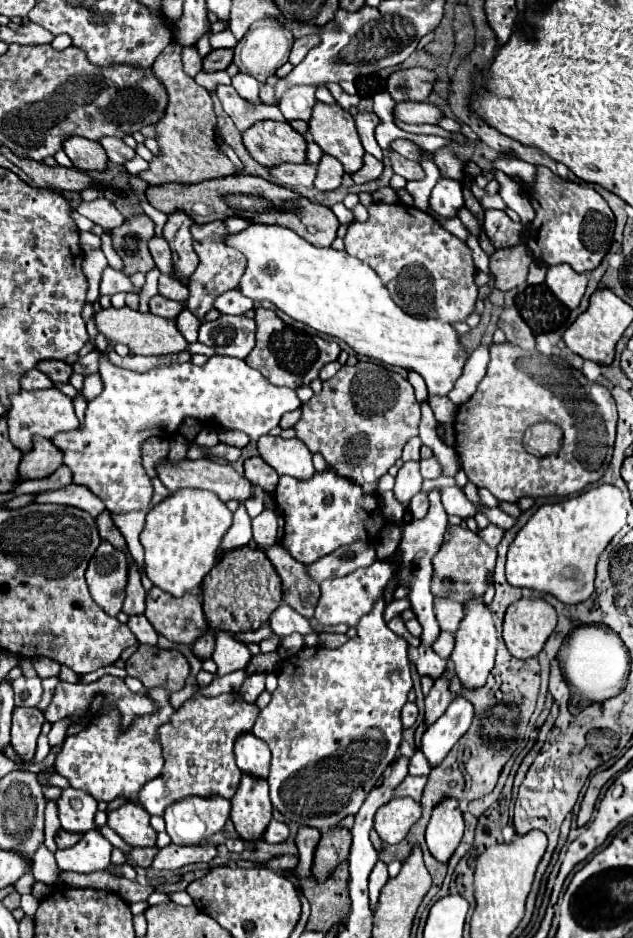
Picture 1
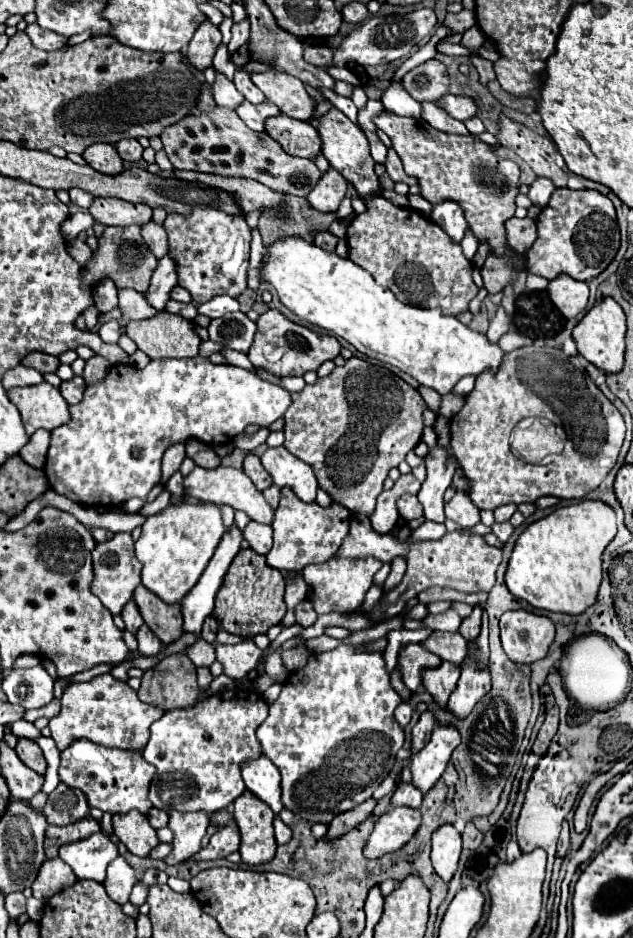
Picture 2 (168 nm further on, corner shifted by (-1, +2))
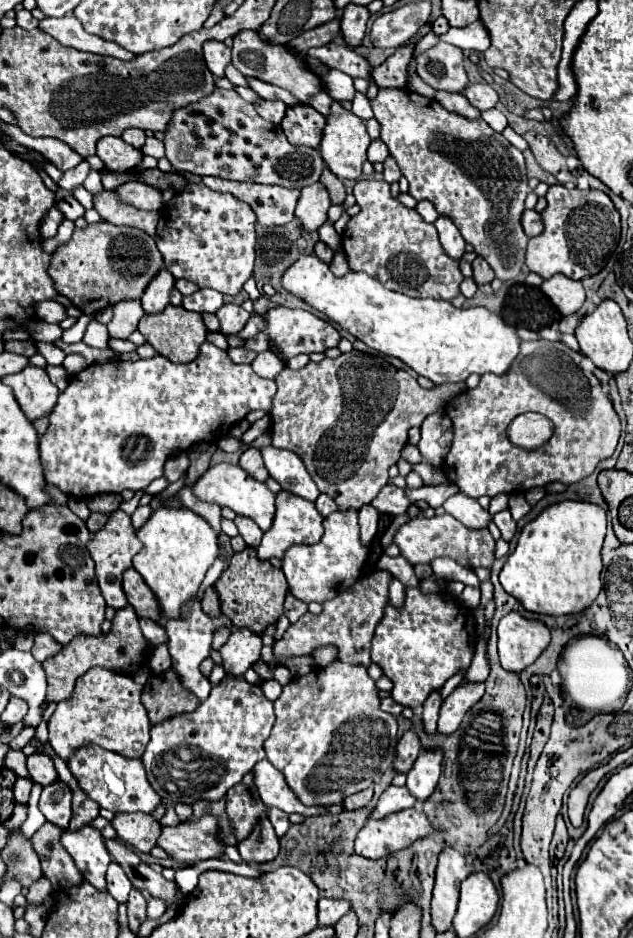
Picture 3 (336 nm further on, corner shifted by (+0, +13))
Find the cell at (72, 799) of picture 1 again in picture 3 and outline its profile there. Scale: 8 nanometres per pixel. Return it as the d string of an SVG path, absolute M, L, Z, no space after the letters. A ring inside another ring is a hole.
M57 781L49 787L43 787L41 799L39 799L39 809L45 815L45 819L61 829L69 827L71 819L71 789Z

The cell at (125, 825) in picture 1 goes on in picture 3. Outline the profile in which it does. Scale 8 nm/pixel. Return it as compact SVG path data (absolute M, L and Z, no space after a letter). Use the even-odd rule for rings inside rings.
M117 813L111 825L117 831L117 837L133 845L141 853L149 853L155 847L161 825L147 813Z

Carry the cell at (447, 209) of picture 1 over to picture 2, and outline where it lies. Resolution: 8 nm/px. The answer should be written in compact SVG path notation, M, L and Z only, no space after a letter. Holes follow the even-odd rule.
M438 202L432 206L432 214L430 218L454 240L454 242L460 242L466 228L468 228L468 222L466 222L466 216L464 216L464 210L456 204L456 202Z

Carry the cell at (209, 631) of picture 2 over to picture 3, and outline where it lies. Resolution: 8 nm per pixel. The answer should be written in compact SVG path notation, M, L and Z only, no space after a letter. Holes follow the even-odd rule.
M207 587L205 589L205 595L203 595L203 599L201 599L201 607L203 607L203 611L207 613L207 615L211 615L211 617L217 617L221 611L219 611L219 595L217 595L217 591L215 591L215 587Z

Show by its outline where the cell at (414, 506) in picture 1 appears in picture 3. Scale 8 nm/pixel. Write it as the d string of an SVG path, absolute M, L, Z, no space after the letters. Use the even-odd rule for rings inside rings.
M385 485L379 495L373 499L371 503L379 513L387 513L387 515L399 515L405 513L407 507L411 505L409 499L405 497L405 491L395 487L395 485Z

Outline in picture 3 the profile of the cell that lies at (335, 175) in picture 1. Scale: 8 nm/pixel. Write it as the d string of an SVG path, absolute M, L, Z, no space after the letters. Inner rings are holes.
M313 183L305 189L301 189L301 197L295 209L295 219L299 221L299 227L305 233L317 231L325 219L329 209L329 193L321 183Z

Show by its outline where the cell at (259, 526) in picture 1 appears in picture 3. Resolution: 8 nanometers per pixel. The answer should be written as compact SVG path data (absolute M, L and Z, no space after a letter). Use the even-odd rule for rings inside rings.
M235 517L233 523L237 525L239 535L245 539L245 543L249 547L257 547L259 545L259 541L263 537L263 531L257 527L257 523L253 523L253 519L249 519L249 517Z

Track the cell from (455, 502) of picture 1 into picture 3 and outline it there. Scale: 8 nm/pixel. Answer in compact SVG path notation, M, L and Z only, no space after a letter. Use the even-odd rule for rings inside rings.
M463 493L449 497L443 503L443 509L469 529L483 529L491 523L491 515L477 503L477 499L471 499Z

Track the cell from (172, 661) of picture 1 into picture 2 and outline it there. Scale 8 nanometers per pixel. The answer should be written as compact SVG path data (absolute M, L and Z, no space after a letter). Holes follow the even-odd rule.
M170 654L154 668L144 670L138 698L158 704L164 710L188 708L196 702L200 688L196 684L196 666L186 654Z

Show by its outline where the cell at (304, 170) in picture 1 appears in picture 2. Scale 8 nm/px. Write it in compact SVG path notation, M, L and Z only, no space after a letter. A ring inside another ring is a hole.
M216 108L212 112L190 114L172 126L166 126L160 134L164 150L180 170L212 172L222 176L244 176L262 182L270 190L288 192L294 196L308 196L320 178L320 170L310 158L296 158L282 150L282 146L266 132L258 134L244 126L234 110Z

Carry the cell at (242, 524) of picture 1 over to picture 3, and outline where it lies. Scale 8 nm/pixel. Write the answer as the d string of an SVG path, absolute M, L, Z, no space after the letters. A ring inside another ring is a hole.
M193 599L193 603L187 605L189 609L185 609L185 617L183 619L169 619L165 629L167 629L167 635L169 635L169 653L173 657L173 671L179 675L181 679L181 685L187 687L187 691L191 691L199 701L205 701L209 697L209 691L211 691L211 685L209 685L209 679L201 675L199 671L199 665L203 659L209 657L209 651L211 651L211 641L213 641L213 635L221 629L231 629L232 623L227 617L223 617L223 614L219 617L209 617L201 611L201 603L197 599Z

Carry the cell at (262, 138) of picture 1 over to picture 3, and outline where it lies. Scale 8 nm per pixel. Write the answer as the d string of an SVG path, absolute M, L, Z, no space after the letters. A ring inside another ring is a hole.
M299 105L287 109L287 117L283 119L281 129L293 145L319 147L325 123L327 121L319 111L309 105Z

